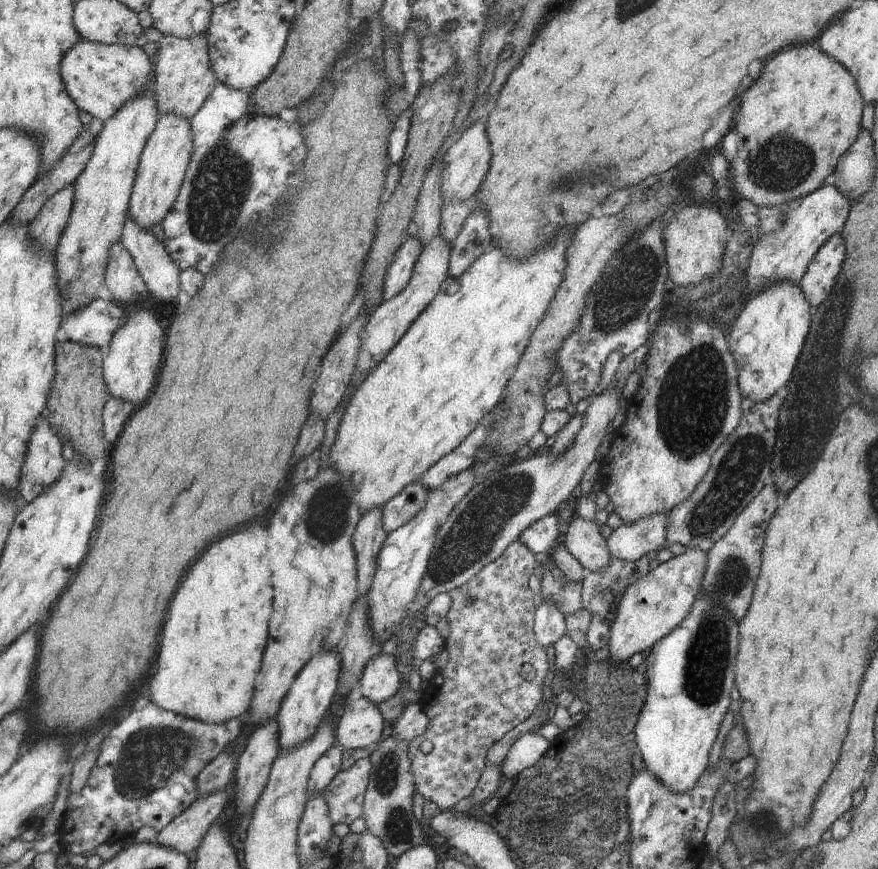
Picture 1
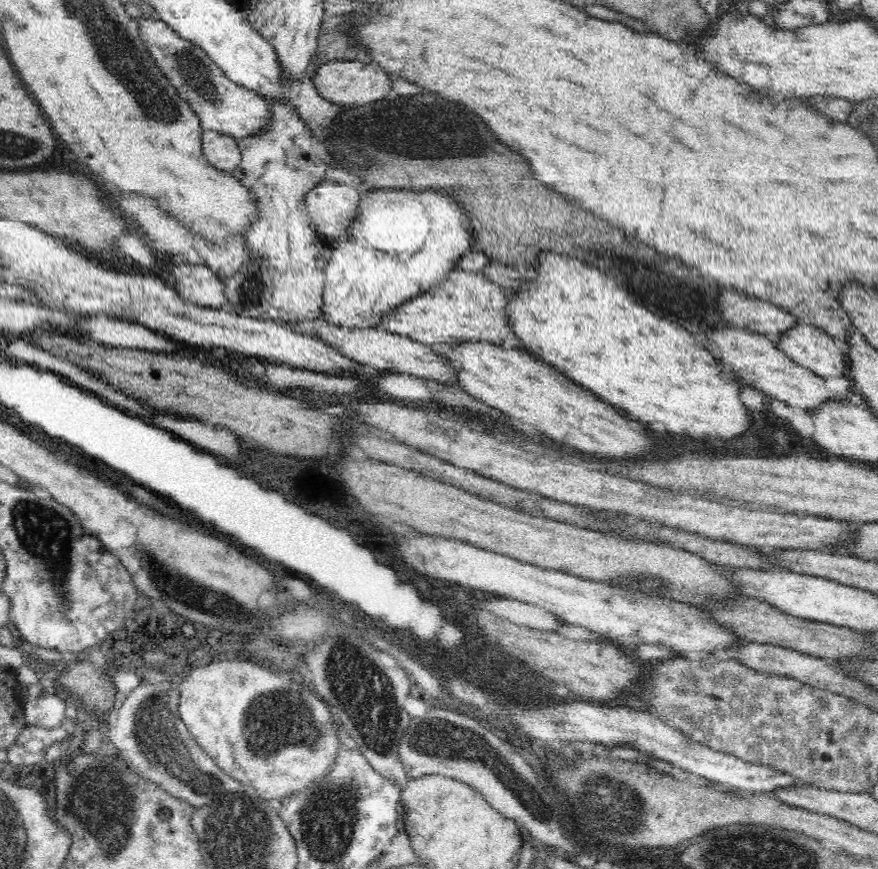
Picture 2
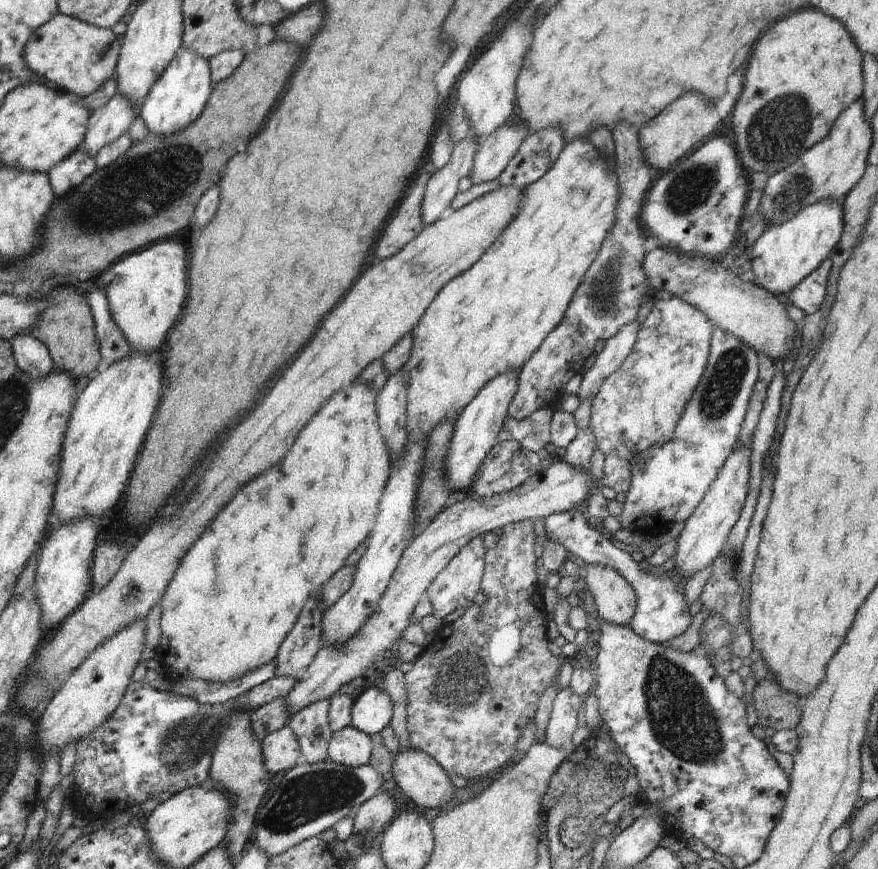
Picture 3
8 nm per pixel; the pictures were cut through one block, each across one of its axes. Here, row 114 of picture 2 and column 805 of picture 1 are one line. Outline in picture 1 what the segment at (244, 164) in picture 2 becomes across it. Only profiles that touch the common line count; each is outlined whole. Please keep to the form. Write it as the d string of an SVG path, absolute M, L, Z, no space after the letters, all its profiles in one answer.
M838 232L818 250L813 262L810 262L799 286L813 308L827 301L842 270L844 258L845 242L842 233Z

